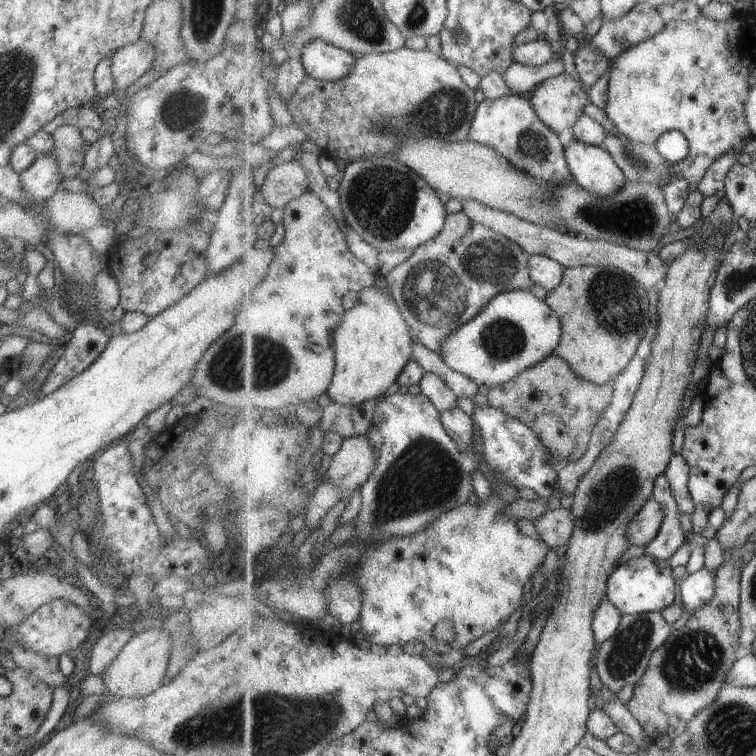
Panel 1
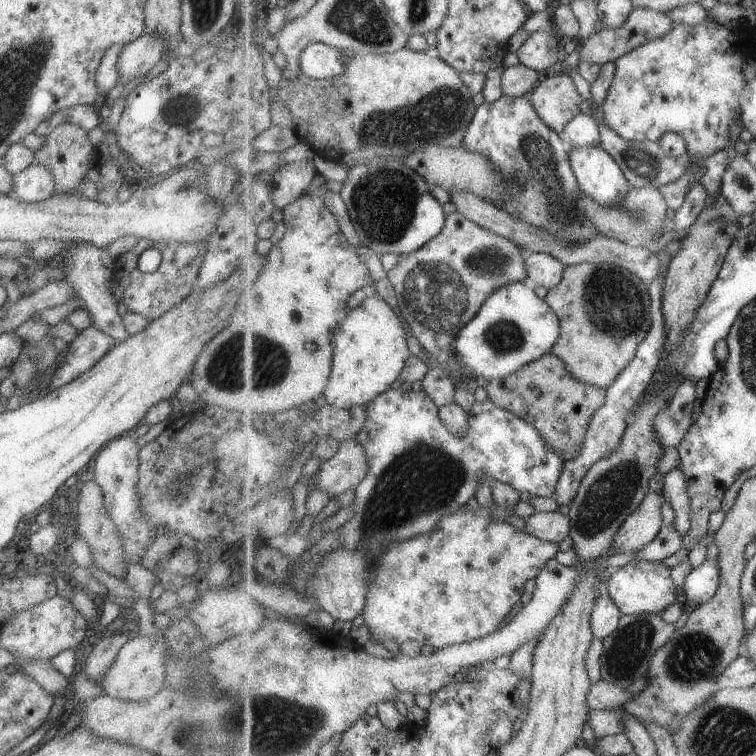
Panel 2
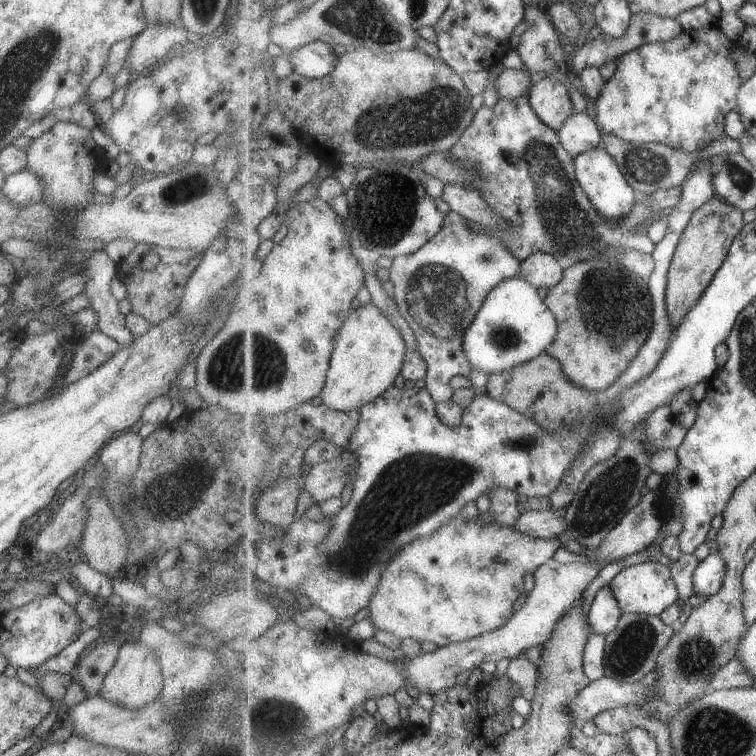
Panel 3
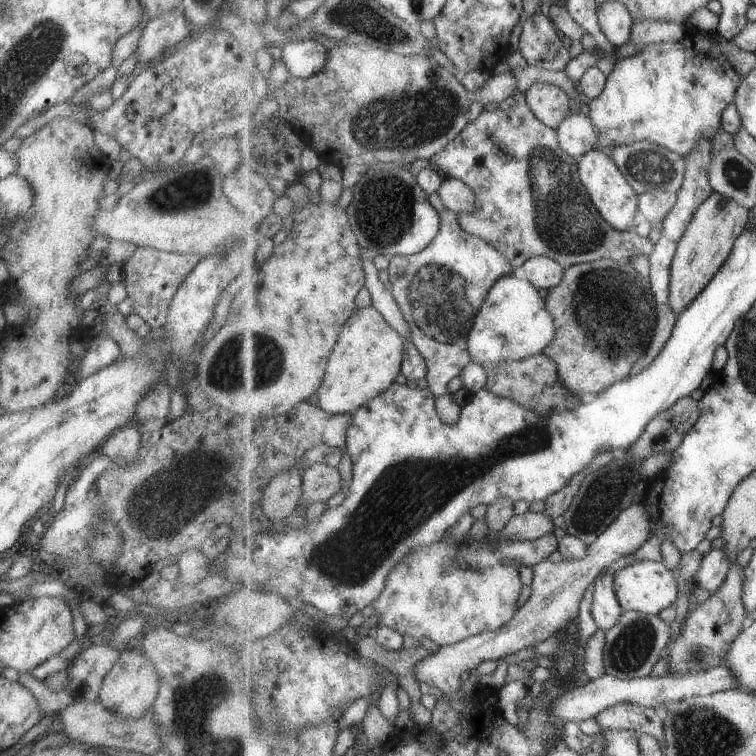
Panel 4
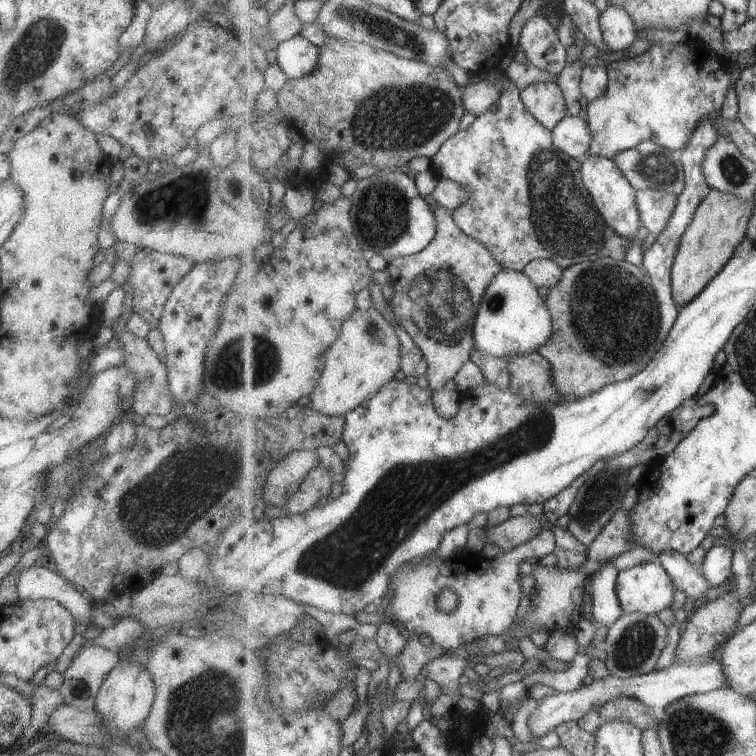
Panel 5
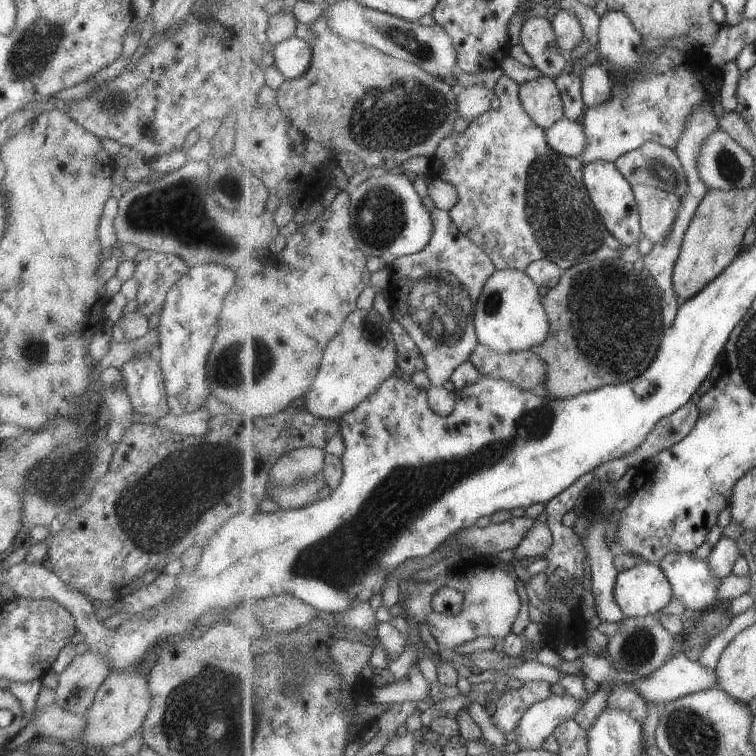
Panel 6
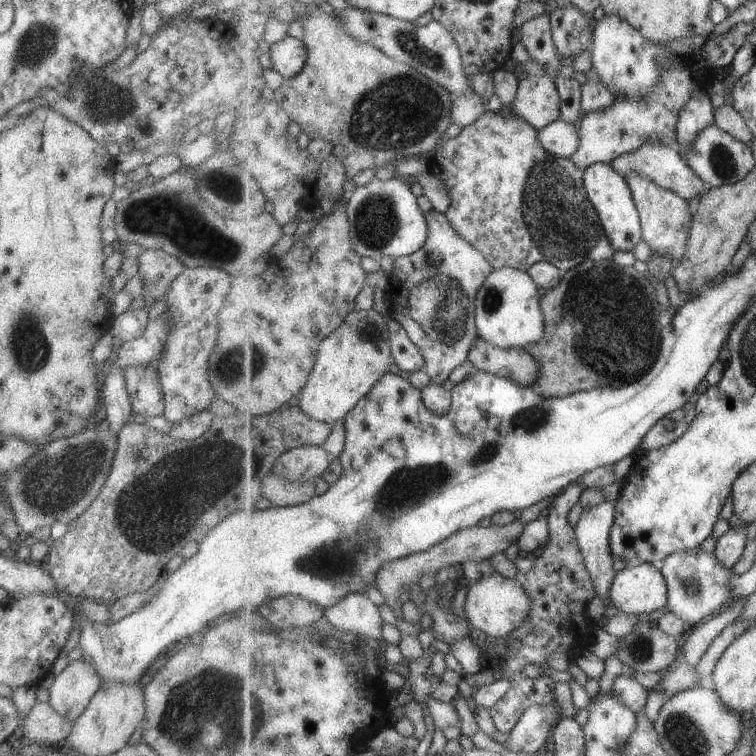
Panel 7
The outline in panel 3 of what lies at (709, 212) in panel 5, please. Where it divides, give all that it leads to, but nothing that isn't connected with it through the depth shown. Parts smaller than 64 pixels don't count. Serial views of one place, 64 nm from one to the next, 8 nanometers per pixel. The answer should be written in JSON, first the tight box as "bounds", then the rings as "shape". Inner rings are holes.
{"bounds":[667,192,746,328],"shape":[[[717,192],[709,202],[695,212],[679,241],[668,274],[667,312],[673,322],[673,328],[679,328],[683,324],[687,314],[695,308],[695,304],[711,286],[735,238],[746,226],[743,216],[746,215],[740,208]]]}

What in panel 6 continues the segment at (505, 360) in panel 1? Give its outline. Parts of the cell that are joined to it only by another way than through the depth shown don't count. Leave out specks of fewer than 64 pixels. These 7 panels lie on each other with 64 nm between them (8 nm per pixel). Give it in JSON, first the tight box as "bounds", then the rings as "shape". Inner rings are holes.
{"bounds":[476,269,551,352],"shape":[[[498,269],[479,298],[476,329],[479,342],[495,352],[521,352],[543,344],[550,335],[551,324],[539,285],[525,271]]]}

